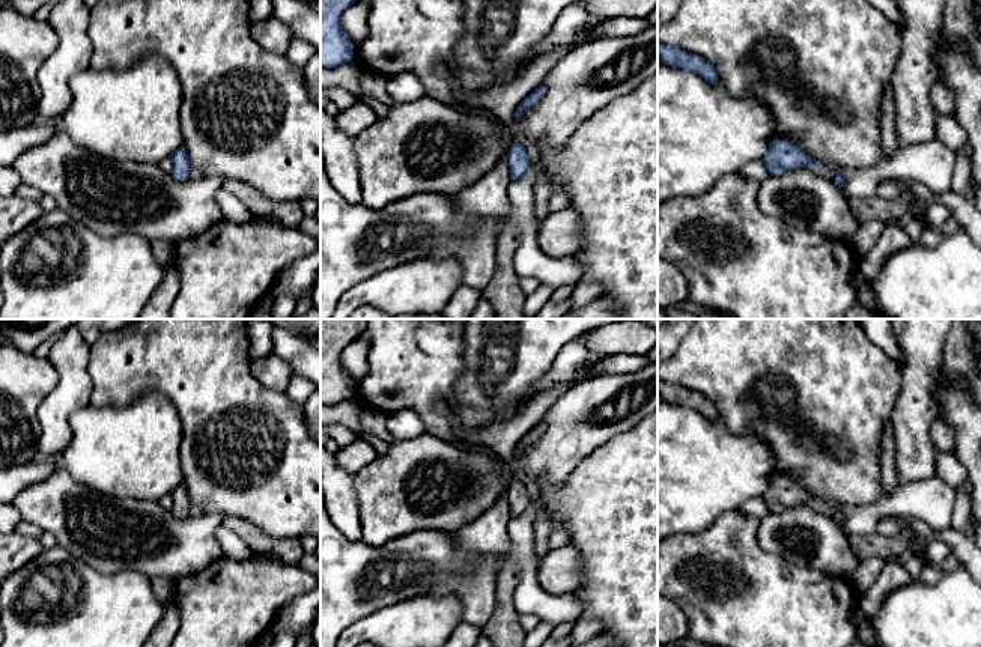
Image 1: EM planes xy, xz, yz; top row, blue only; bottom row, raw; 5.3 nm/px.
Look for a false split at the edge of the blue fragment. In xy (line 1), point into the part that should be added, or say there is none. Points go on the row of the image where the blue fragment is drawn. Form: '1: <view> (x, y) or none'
1: none

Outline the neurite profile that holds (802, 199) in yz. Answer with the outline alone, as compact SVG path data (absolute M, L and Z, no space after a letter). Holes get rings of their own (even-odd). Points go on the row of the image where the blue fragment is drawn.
M806 167L761 181L757 203L764 215L790 227L819 232L846 242L853 242L861 226L843 188Z

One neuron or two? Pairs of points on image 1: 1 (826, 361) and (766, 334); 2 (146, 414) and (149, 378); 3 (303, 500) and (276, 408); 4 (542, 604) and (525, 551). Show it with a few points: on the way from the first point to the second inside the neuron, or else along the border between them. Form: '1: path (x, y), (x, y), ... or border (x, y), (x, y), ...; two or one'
1: path (811, 361), (793, 361), (781, 349); one
2: border (116, 408), (146, 393), (161, 391), (178, 411); two
3: path (289, 477), (289, 440), (282, 431); one
4: path (528, 590), (527, 564); one

